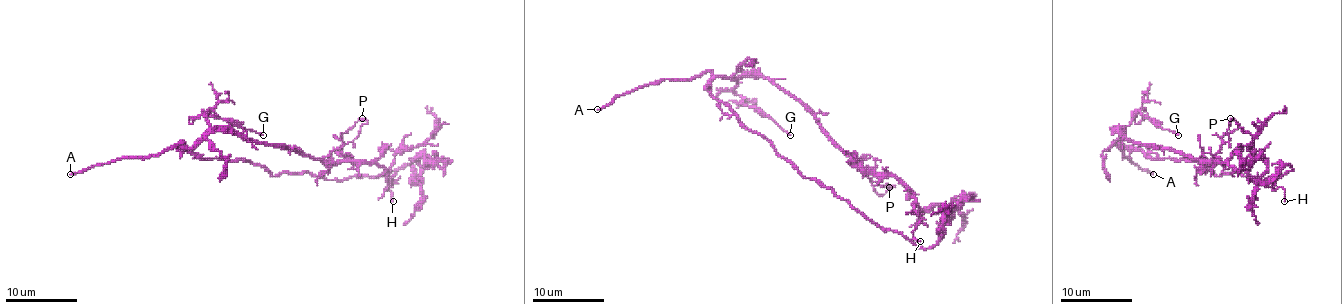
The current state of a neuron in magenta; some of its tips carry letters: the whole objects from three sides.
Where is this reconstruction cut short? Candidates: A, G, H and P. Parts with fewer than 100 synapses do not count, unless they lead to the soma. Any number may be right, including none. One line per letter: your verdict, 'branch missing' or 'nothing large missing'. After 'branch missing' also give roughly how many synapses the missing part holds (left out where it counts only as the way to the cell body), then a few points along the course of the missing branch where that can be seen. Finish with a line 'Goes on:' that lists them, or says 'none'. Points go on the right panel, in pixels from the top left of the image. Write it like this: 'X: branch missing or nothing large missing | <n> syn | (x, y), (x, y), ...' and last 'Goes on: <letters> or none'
A: branch missing | (1153, 174), (1185, 198), (1200, 199), (1212, 190)
G: nothing large missing
H: nothing large missing
P: nothing large missing
Goes on: A

